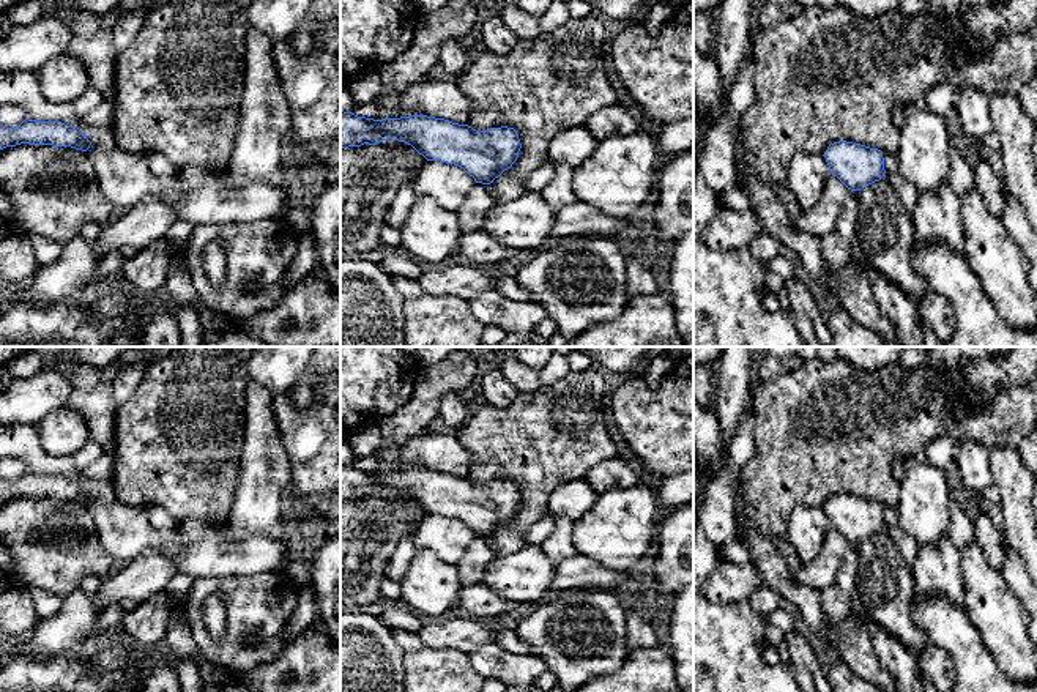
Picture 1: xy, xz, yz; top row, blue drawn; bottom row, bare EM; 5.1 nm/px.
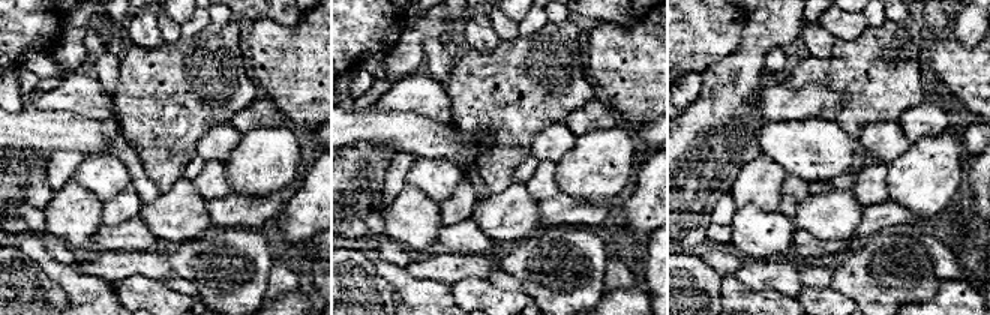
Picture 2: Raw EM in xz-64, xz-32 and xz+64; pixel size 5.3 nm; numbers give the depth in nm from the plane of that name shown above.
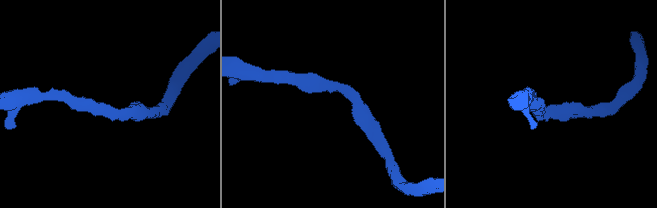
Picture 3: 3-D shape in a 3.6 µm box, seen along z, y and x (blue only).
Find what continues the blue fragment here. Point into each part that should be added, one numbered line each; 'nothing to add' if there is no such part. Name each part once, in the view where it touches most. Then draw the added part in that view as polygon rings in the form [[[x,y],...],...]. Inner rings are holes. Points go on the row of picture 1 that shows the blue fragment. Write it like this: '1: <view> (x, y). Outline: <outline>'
nothing to add

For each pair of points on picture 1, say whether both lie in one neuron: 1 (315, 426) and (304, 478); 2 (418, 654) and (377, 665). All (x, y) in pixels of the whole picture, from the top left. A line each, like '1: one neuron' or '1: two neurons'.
1: one neuron
2: two neurons

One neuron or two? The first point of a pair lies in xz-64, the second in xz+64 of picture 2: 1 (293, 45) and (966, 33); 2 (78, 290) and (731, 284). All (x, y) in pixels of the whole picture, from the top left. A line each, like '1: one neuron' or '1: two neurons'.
1: two neurons
2: one neuron

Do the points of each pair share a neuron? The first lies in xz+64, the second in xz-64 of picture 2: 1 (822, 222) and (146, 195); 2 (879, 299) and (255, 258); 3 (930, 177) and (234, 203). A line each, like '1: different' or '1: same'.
1: different
2: same
3: different

